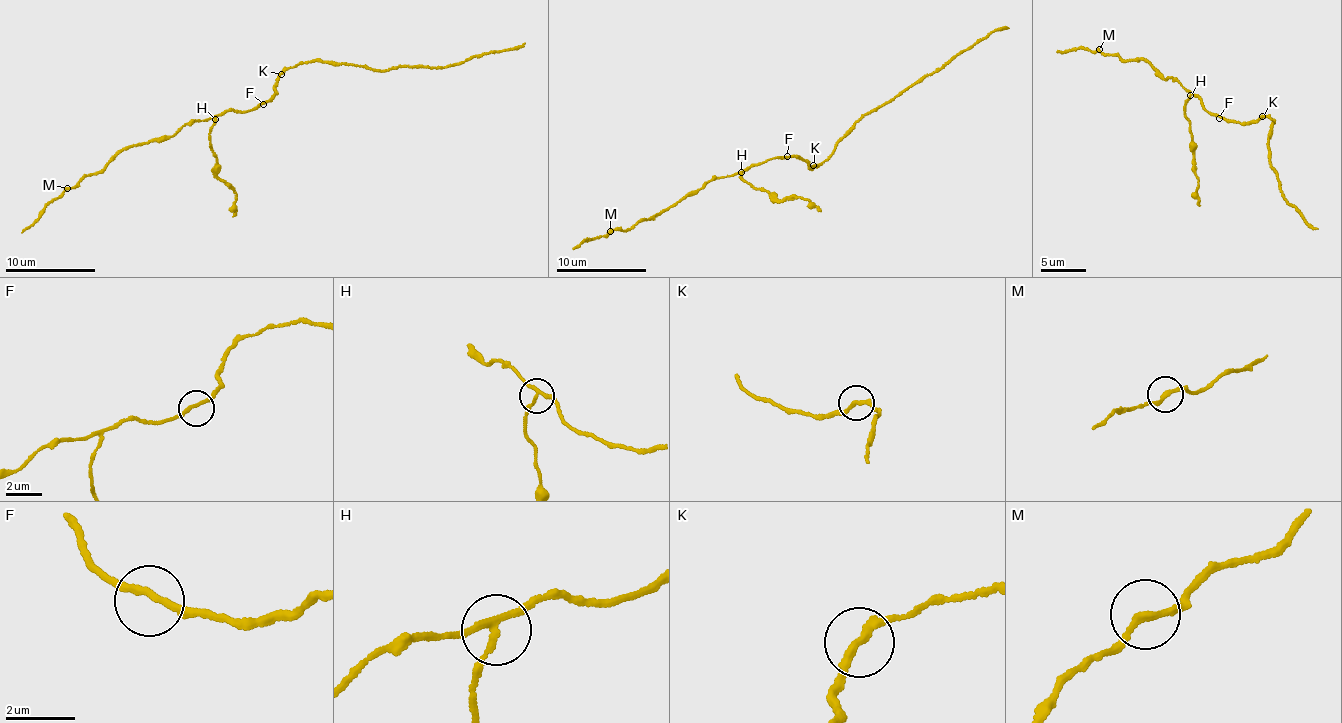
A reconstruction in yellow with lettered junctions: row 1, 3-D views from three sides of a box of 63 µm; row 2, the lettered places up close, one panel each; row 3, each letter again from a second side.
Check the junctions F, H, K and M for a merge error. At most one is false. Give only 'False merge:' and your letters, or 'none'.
False merge: H

